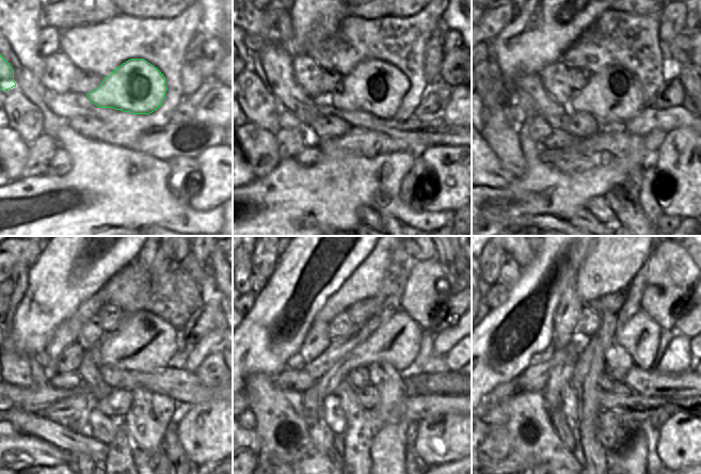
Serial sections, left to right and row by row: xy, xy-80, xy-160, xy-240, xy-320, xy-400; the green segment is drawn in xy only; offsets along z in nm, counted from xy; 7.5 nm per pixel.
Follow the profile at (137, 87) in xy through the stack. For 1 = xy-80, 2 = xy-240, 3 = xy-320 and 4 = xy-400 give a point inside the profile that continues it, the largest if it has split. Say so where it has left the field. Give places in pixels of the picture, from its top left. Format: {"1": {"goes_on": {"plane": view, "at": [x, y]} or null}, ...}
{"1": {"goes_on": {"plane": "xy-80", "at": [375, 87]}}, "2": {"goes_on": {"plane": "xy-240", "at": [143, 342]}}, "3": {"goes_on": {"plane": "xy-320", "at": [396, 342]}}, "4": {"goes_on": {"plane": "xy-400", "at": [640, 335]}}}

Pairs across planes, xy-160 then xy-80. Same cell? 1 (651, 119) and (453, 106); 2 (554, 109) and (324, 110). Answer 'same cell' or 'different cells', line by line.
1: different cells
2: different cells

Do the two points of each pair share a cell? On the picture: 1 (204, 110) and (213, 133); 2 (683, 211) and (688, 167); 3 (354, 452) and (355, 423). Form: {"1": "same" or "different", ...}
{"1": "different", "2": "same", "3": "same"}

